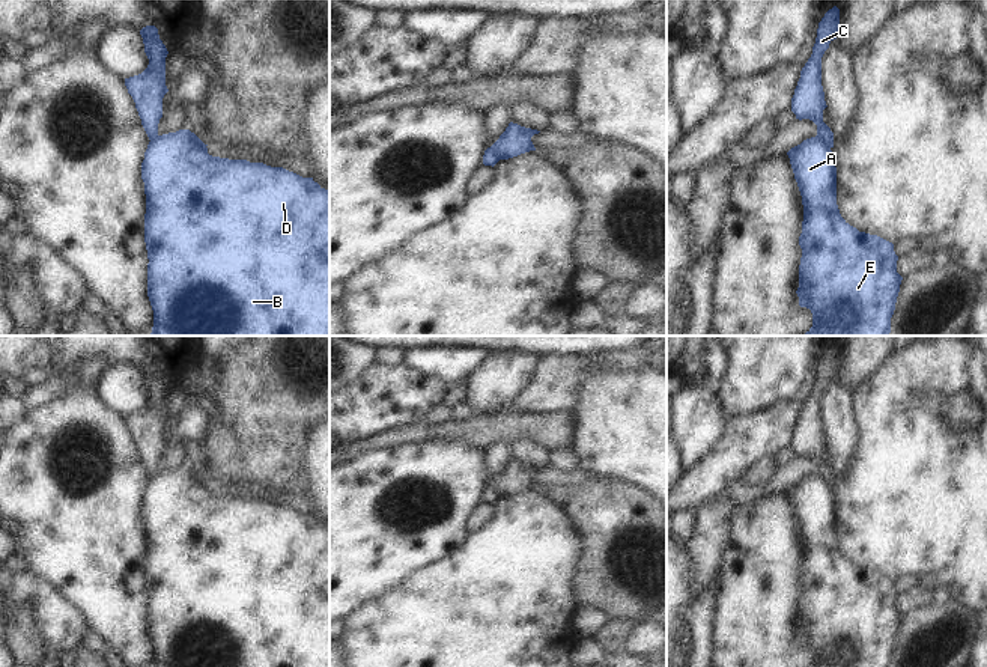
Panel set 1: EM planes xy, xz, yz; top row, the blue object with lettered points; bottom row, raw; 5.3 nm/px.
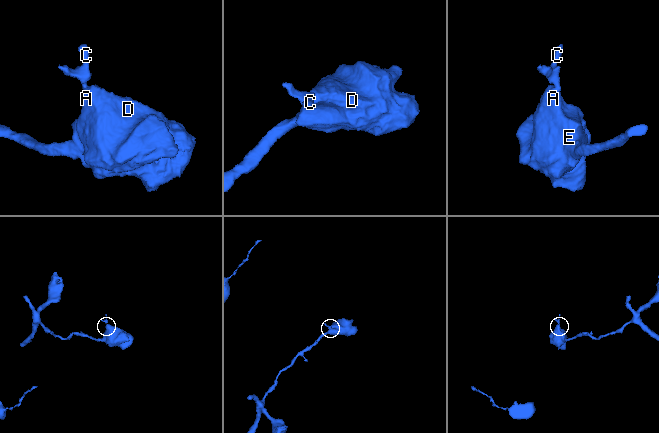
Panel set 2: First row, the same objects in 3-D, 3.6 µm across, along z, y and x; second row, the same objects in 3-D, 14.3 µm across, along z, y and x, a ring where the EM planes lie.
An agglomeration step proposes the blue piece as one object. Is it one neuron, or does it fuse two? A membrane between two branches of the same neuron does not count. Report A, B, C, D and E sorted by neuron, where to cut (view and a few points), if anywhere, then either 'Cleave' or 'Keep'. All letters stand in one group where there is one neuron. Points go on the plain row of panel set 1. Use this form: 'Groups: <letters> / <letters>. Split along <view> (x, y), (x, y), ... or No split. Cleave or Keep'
Groups: A B D E / C. Split along yz (816, 473), (829, 485). Cleave

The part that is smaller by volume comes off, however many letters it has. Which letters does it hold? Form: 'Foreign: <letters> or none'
Foreign: C

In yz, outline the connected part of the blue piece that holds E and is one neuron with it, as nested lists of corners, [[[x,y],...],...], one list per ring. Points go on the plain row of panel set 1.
[[[817,473],[787,489],[797,519],[803,559],[799,583],[799,643],[812,650],[809,667],[891,667],[903,614],[897,610],[894,581],[850,563],[837,542],[834,489]]]

